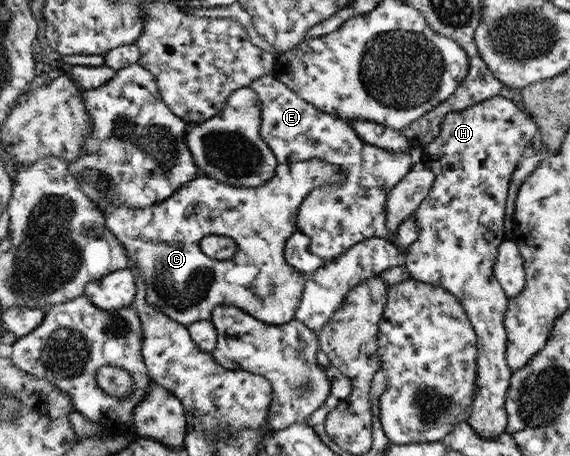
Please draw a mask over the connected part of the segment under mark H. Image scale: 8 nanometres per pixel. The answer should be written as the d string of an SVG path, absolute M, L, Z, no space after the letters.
M498 95L497 97L490 98L487 101L480 102L477 105L470 106L469 109L462 111L447 113L443 122L442 130L435 137L433 142L426 144L423 149L425 150L425 160L429 164L433 174L435 174L435 180L427 198L421 201L421 204L417 207L414 212L416 216L416 225L418 226L419 236L417 240L407 247L407 266L406 269L410 271L411 279L418 279L419 282L425 282L435 287L441 286L446 287L446 290L458 298L459 302L465 307L466 314L469 316L470 322L474 326L475 332L477 332L478 348L480 350L478 356L478 378L477 385L479 390L475 394L473 402L473 414L470 418L469 424L474 428L475 432L482 435L483 438L497 438L500 434L506 432L506 428L509 425L509 415L506 411L506 398L508 396L508 389L510 388L510 378L512 377L513 371L510 369L510 365L506 362L506 350L509 348L508 333L506 328L506 314L507 310L510 309L510 297L507 296L506 292L502 290L501 284L498 282L497 277L494 274L494 265L497 262L497 256L499 248L503 241L510 237L505 232L505 216L506 216L506 200L509 196L509 180L512 180L515 168L523 156L523 150L527 146L527 142L537 134L537 127L539 124L534 120L531 120L527 114L523 114L511 100L507 100L506 97Z

